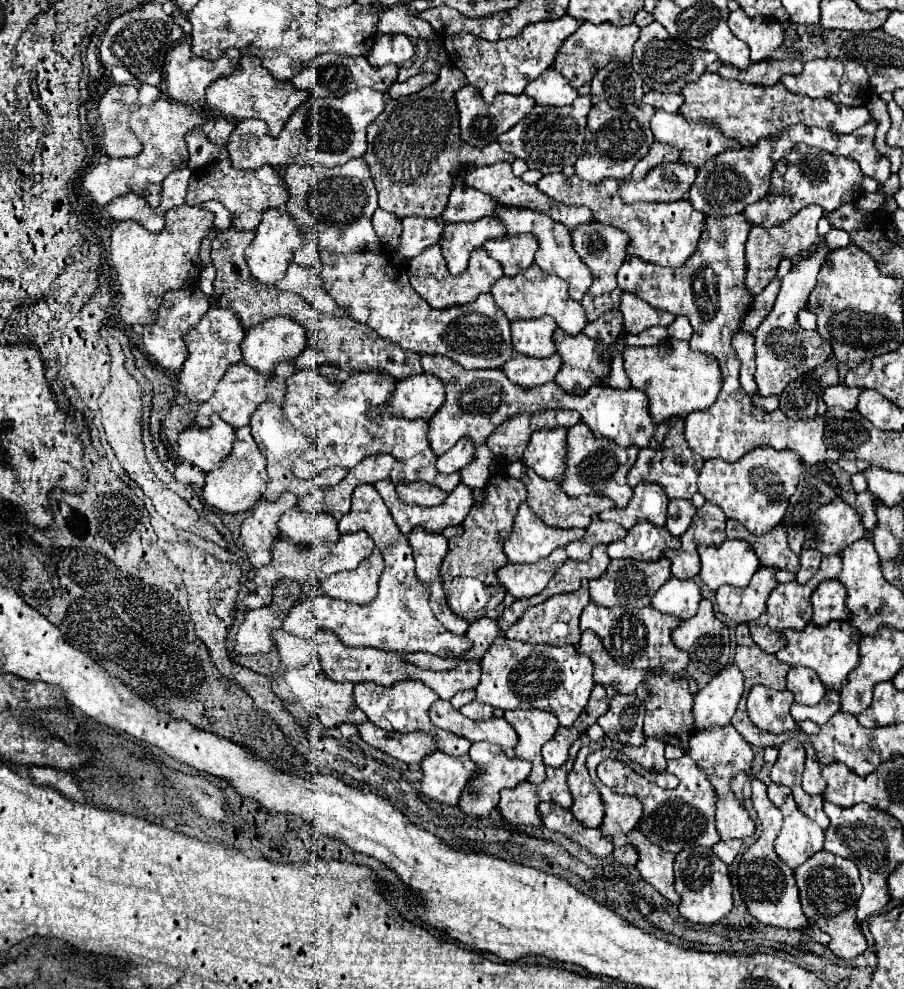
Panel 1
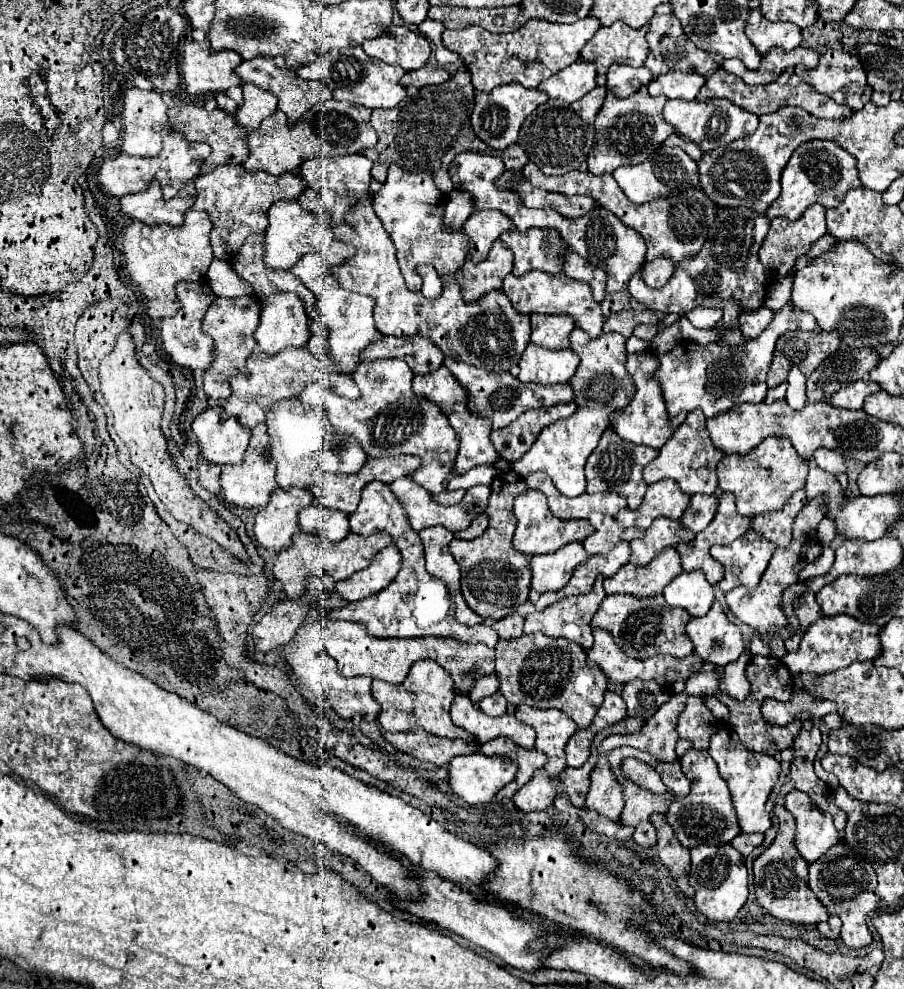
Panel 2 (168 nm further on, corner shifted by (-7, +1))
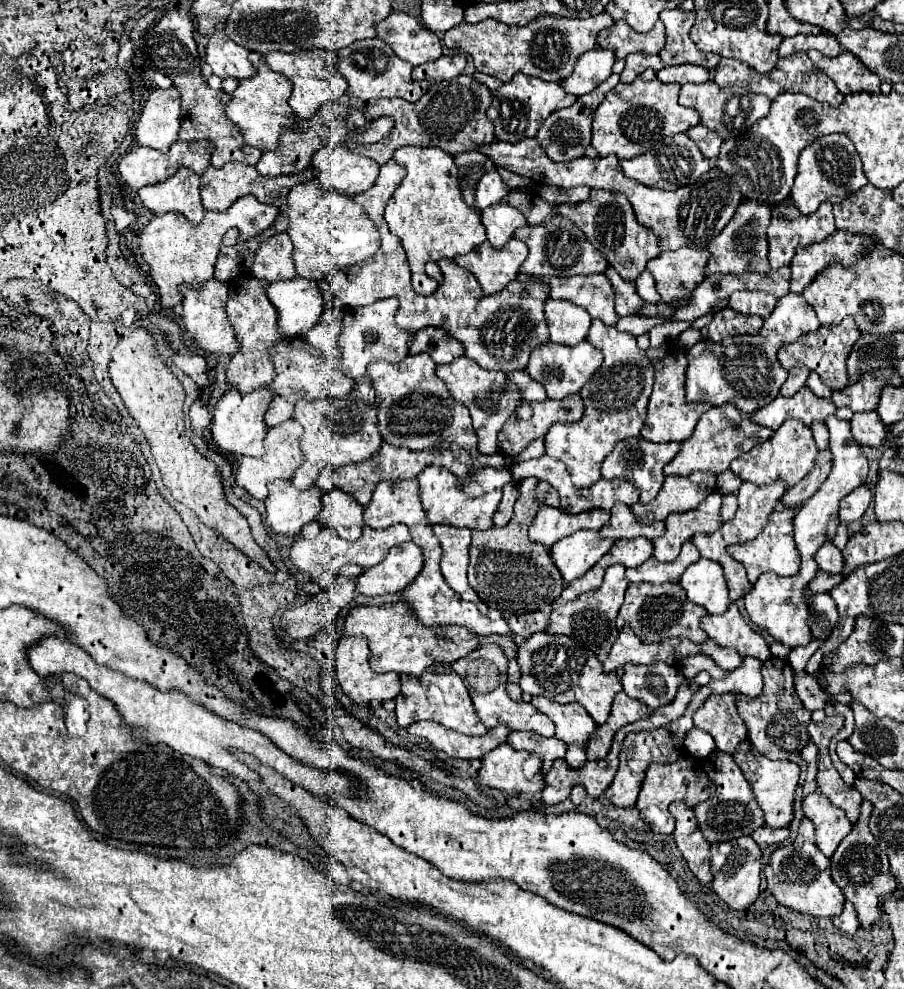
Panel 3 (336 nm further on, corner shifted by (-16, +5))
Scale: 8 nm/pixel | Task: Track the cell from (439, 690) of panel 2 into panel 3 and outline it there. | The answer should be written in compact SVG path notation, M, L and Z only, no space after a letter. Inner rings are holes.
M426 670L426 674L422 676L402 676L402 692L396 696L396 718L398 726L402 728L408 728L412 722L418 720L432 720L442 724L444 728L462 732L466 736L482 736L484 732L488 732L488 728L480 722L480 718L474 712L472 698L462 678L454 672L434 674Z

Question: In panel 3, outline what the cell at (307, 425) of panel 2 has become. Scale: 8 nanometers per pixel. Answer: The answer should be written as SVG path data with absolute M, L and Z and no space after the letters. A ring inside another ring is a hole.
M362 376L354 382L354 392L346 398L324 398L314 402L300 400L296 404L294 420L304 428L300 448L306 456L292 478L292 484L298 490L310 488L326 466L336 470L346 464L356 464L370 458L380 448L382 438L376 428L376 396L372 390L372 382L368 376Z

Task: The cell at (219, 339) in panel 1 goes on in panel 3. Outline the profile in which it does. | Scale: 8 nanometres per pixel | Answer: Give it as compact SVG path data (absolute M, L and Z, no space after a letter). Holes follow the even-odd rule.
M248 276L246 280L236 280L230 284L230 296L226 304L228 318L236 330L236 338L240 340L242 348L228 366L228 380L232 386L236 386L240 392L254 392L256 388L268 386L272 382L274 366L270 360L268 350L280 342L280 330L276 330L276 308L272 302L268 302L268 296L264 294L264 286L268 286L268 280L260 280L254 276Z

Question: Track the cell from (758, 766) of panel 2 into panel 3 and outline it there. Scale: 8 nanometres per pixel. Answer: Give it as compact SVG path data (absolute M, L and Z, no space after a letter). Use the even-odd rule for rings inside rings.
M744 740L732 756L734 756L736 764L740 766L742 774L746 776L746 780L750 782L754 796L756 796L760 808L764 810L766 824L772 828L788 828L790 822L794 820L794 792L796 792L798 780L800 780L798 764L794 764L790 760L768 760L748 740Z

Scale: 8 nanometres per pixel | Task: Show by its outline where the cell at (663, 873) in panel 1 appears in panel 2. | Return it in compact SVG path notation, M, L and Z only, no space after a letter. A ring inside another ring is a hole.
M653 814L651 816L651 824L657 830L657 844L655 844L655 848L657 848L659 860L671 872L671 876L677 882L679 890L685 896L693 896L695 890L691 890L691 886L687 882L689 880L689 850L683 848L679 844L679 840L673 836L671 826L665 820L665 814Z

